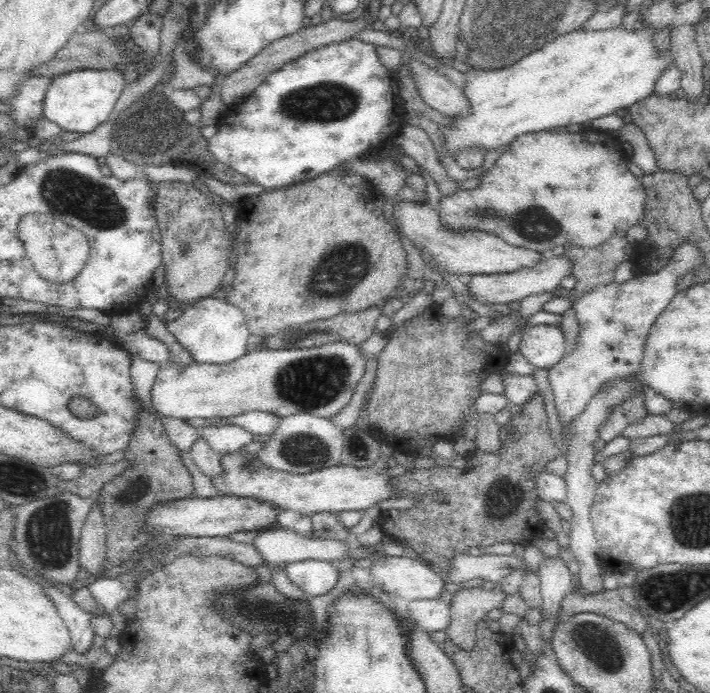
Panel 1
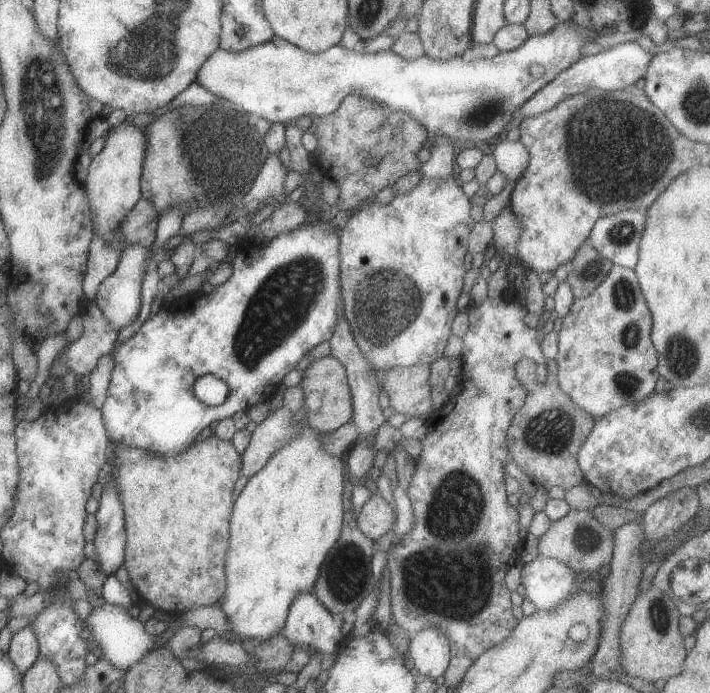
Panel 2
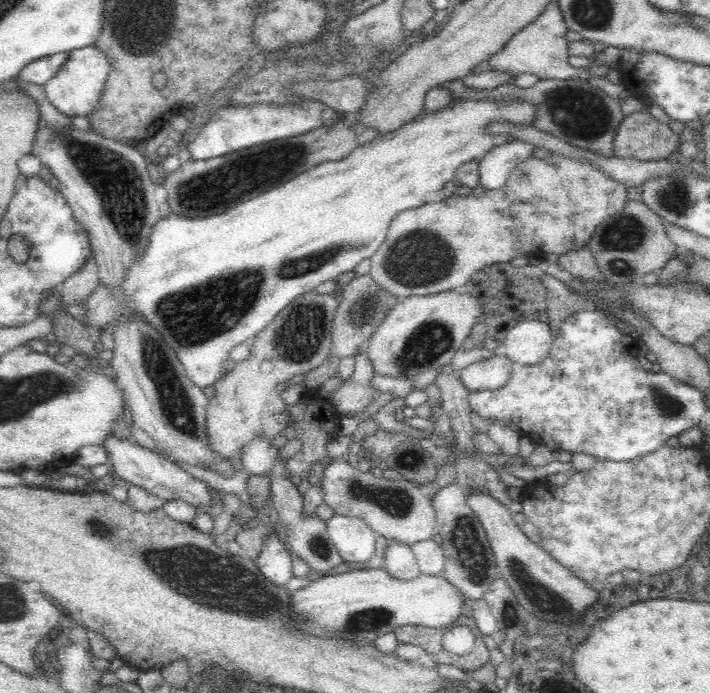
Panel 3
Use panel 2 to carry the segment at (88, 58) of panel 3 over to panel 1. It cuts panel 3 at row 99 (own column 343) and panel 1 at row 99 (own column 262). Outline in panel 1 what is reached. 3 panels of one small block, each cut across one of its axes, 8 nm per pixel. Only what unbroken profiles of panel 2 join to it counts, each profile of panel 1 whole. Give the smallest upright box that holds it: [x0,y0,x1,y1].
[44,69,125,134]

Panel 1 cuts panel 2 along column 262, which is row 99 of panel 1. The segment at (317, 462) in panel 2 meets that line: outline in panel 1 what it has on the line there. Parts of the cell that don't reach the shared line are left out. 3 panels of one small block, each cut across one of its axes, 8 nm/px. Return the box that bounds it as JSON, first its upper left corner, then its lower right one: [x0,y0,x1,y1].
[439,25,675,154]

